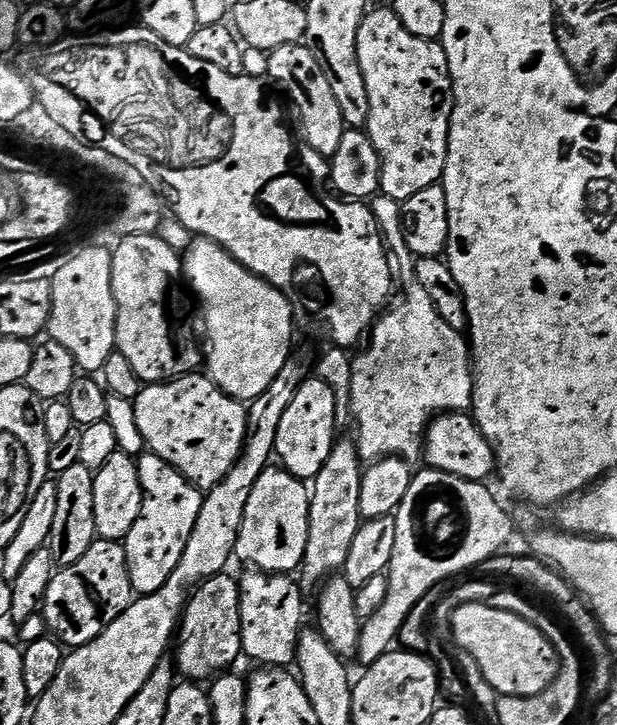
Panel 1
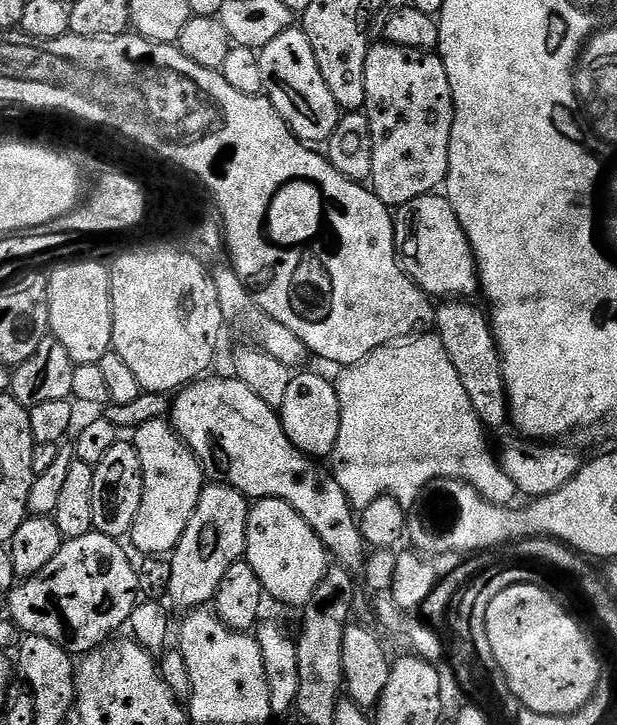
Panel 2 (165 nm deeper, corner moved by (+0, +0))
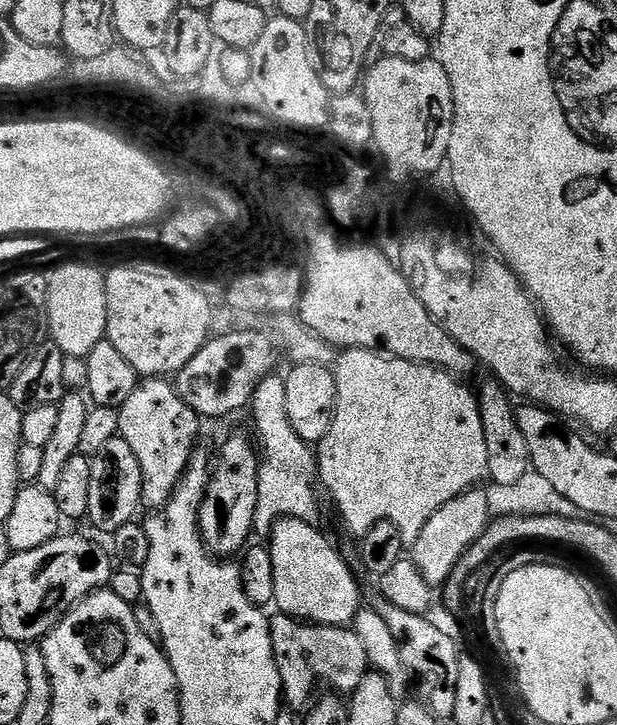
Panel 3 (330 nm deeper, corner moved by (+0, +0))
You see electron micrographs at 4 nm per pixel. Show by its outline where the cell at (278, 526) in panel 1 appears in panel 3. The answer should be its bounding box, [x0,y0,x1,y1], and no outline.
[270,520,361,626]

